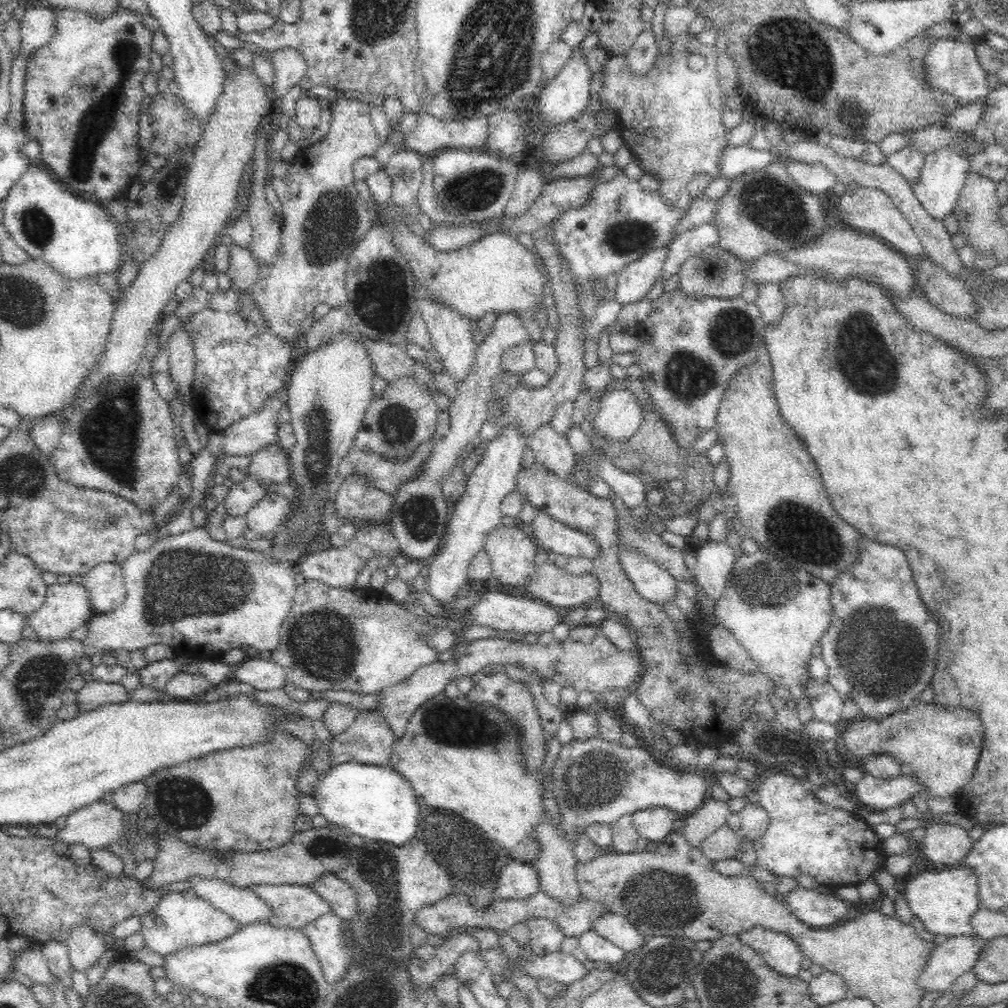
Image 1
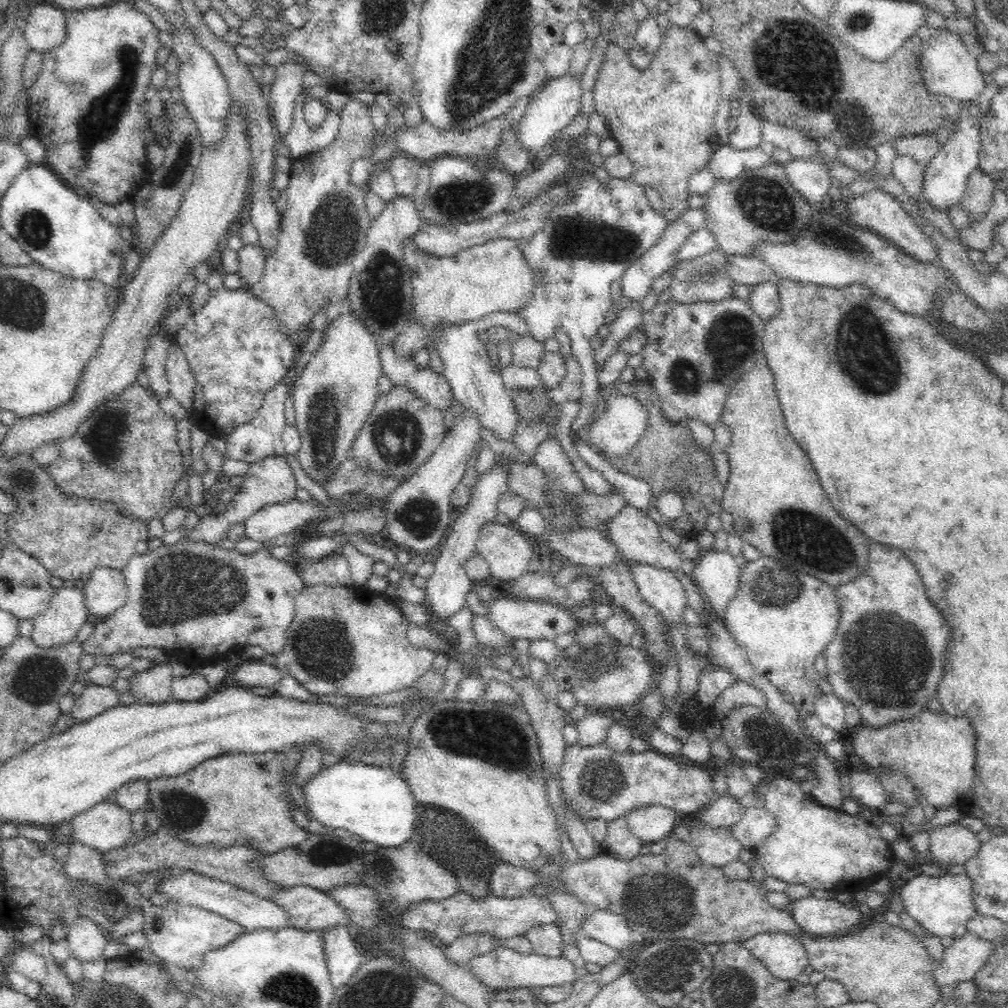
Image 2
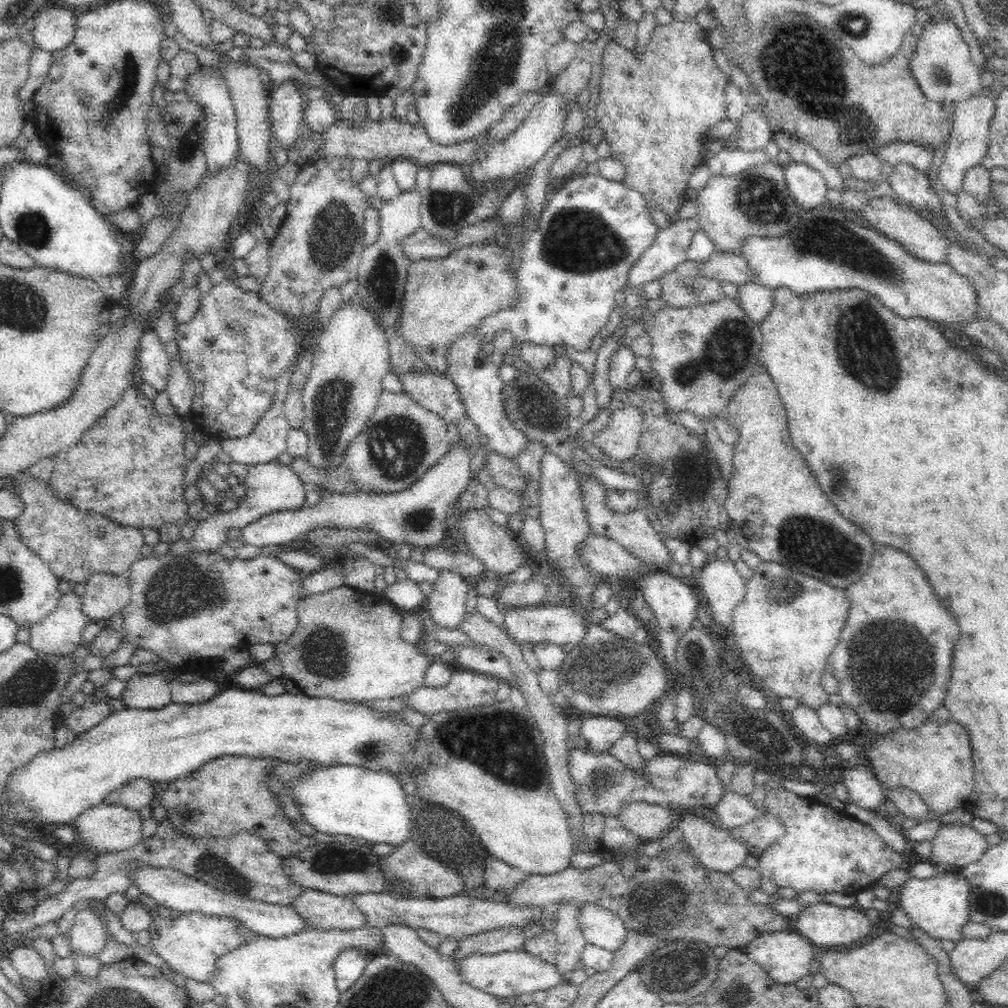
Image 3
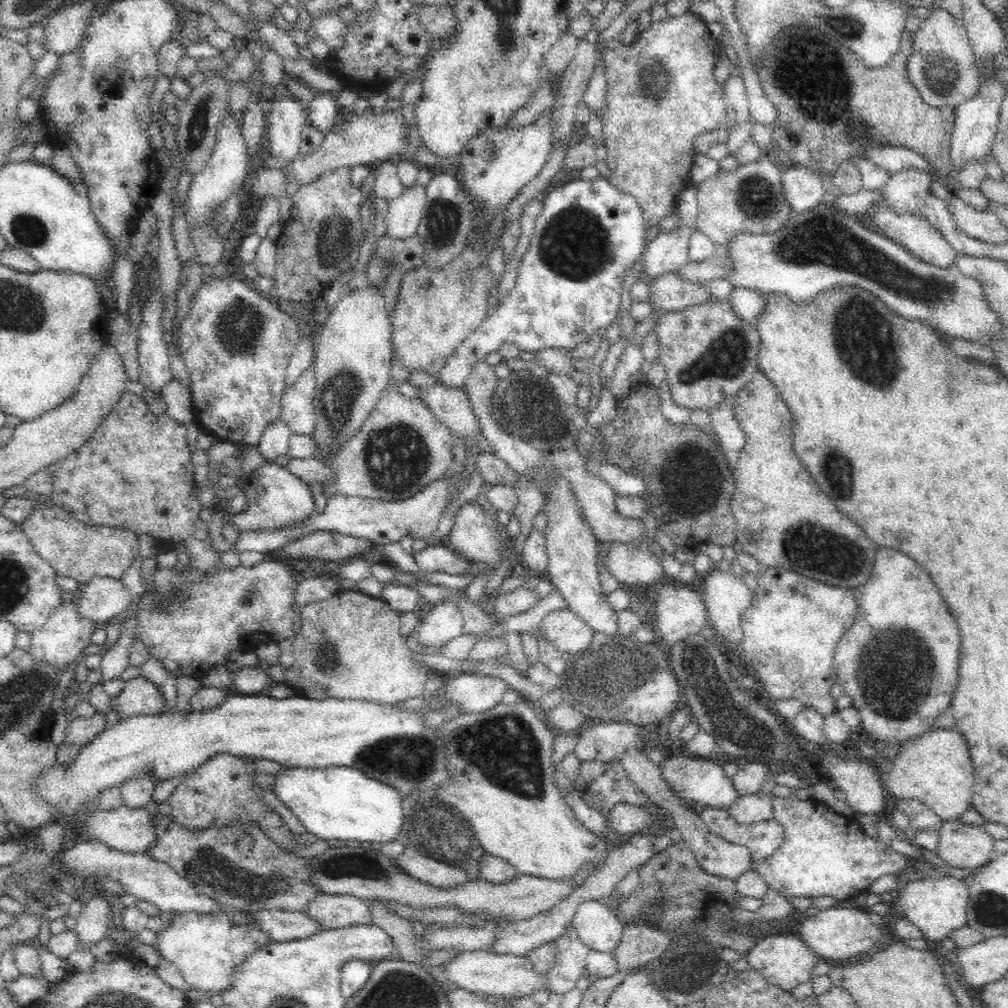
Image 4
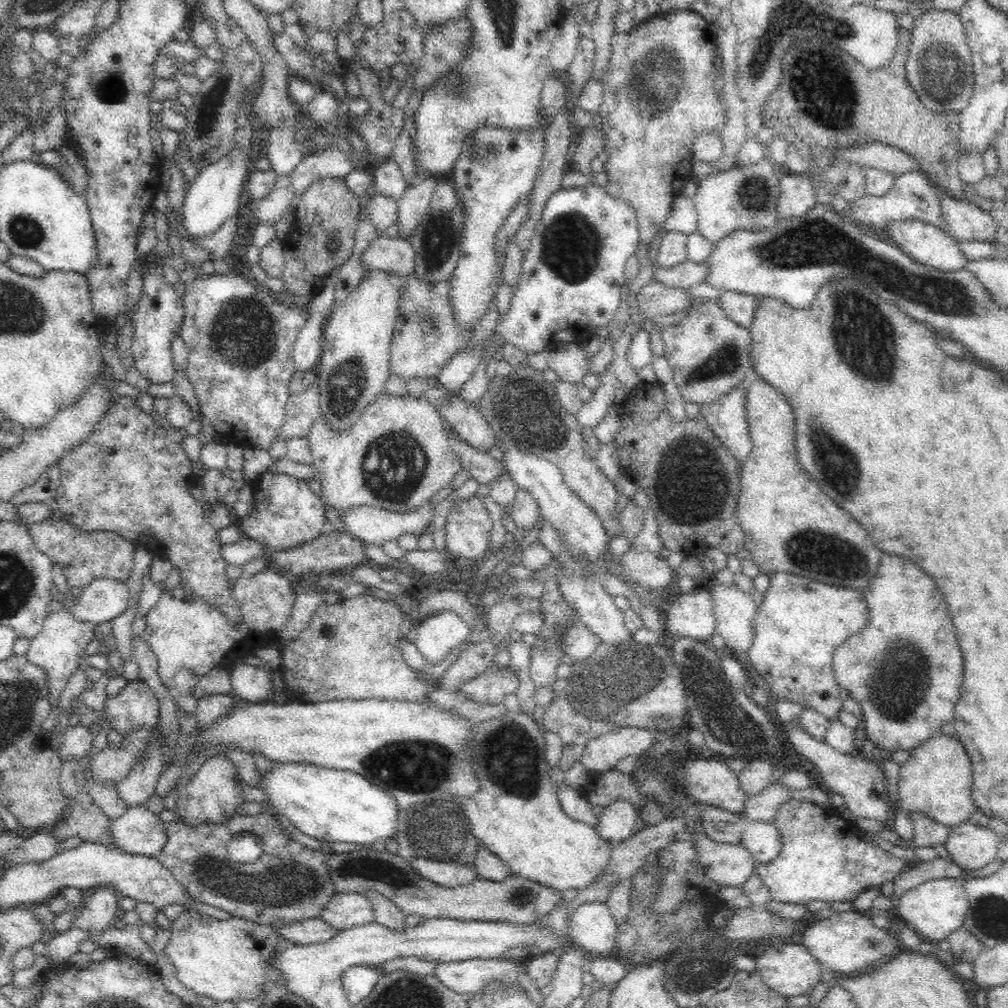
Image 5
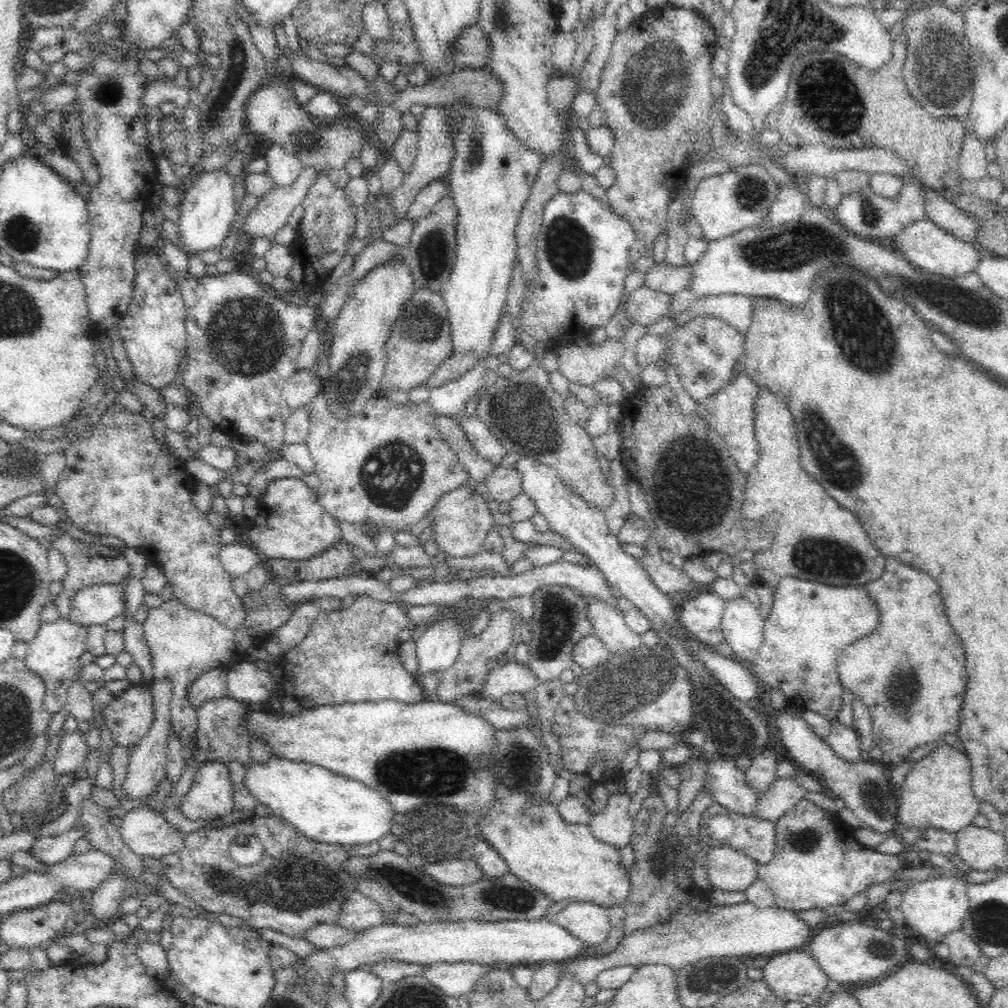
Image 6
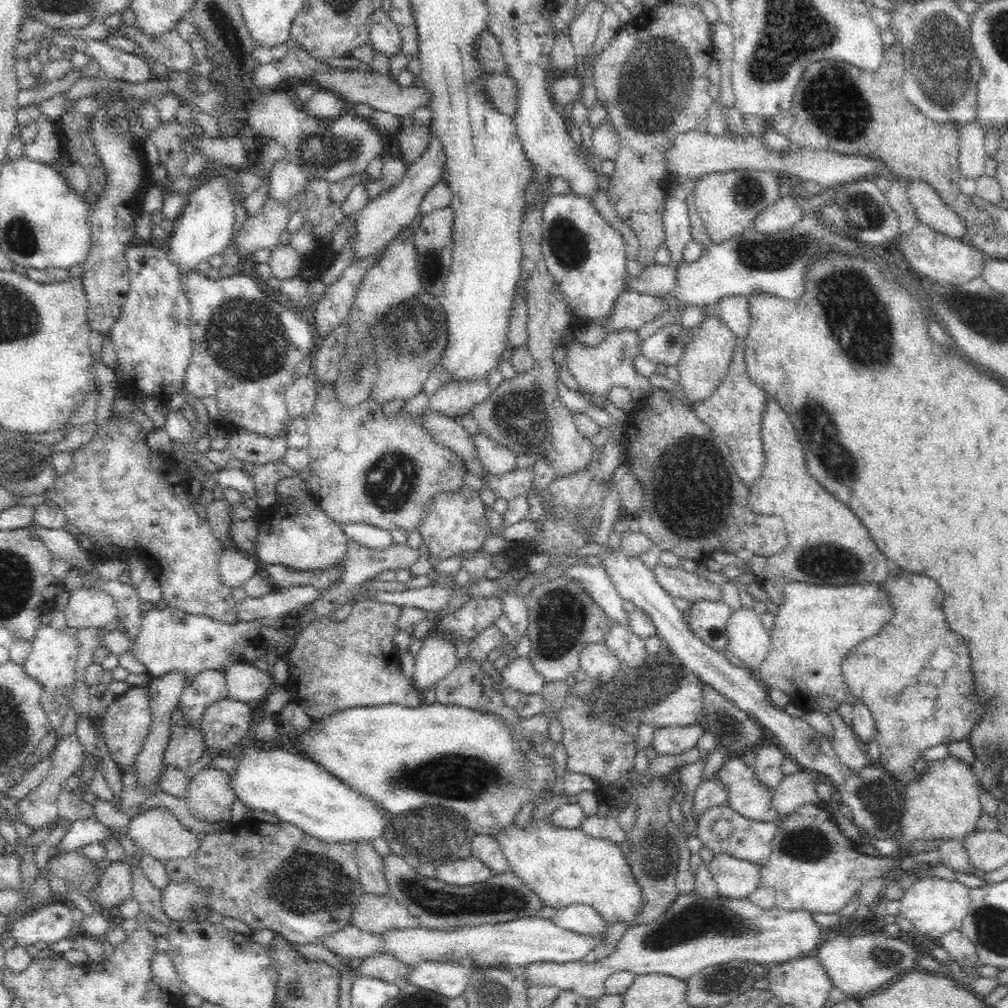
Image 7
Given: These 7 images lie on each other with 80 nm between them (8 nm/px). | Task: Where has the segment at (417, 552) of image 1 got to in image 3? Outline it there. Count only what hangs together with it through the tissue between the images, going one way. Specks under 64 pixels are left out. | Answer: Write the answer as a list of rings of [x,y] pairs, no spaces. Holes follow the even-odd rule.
[[[464,444],[452,447],[444,458],[430,467],[424,478],[414,487],[399,493],[378,495],[374,493],[354,492],[342,494],[324,490],[321,501],[316,505],[301,508],[298,512],[278,512],[270,514],[241,529],[240,545],[265,547],[292,545],[308,536],[316,529],[356,530],[376,534],[380,540],[392,542],[396,547],[401,543],[430,548],[443,543],[446,532],[446,511],[450,504],[469,484],[468,453]]]

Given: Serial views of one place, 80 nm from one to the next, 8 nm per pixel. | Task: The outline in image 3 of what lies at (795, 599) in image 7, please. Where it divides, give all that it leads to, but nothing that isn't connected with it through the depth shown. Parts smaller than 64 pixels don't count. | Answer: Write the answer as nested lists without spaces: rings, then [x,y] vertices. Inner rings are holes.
[[[774,562],[761,563],[762,564],[754,571],[754,579],[751,582],[746,583],[746,591],[748,591],[746,600],[734,609],[733,646],[738,649],[738,653],[740,654],[740,657],[742,657],[742,662],[744,663],[746,670],[754,674],[758,680],[762,680],[759,689],[763,690],[772,700],[786,697],[795,698],[798,700],[799,706],[808,707],[817,711],[822,705],[830,703],[830,699],[828,699],[830,698],[830,695],[824,690],[822,678],[829,667],[830,656],[832,656],[832,652],[834,652],[834,648],[836,648],[838,644],[840,630],[842,630],[844,624],[846,624],[846,616],[848,616],[848,610],[851,605],[850,597],[848,597],[848,594],[844,589],[832,587],[824,582],[811,578],[810,576],[803,575],[798,571],[785,568],[782,564],[775,564]]]

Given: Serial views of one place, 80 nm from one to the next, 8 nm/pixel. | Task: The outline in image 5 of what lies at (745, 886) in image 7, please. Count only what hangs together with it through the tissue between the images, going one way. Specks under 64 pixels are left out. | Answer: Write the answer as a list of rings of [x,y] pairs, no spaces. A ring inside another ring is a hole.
[[[700,822],[695,824],[695,857],[713,883],[728,888],[741,886],[755,873],[756,862],[744,847],[710,840]]]

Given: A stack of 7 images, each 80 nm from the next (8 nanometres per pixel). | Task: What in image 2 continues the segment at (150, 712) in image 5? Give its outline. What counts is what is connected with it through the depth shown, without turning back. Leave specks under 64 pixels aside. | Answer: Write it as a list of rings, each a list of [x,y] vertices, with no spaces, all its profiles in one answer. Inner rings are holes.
[[[163,663],[128,678],[129,692],[140,704],[162,704],[172,701],[171,664]]]

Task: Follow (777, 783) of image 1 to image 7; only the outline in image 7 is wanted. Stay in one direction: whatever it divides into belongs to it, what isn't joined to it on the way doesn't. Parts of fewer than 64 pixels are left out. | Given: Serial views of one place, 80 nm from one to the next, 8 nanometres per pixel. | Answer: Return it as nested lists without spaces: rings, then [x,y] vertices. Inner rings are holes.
[[[819,806],[798,808],[779,827],[768,864],[761,867],[759,886],[772,888],[775,906],[788,912],[809,910],[838,915],[864,882],[887,874],[895,859],[857,852],[857,846],[844,837],[833,815]]]

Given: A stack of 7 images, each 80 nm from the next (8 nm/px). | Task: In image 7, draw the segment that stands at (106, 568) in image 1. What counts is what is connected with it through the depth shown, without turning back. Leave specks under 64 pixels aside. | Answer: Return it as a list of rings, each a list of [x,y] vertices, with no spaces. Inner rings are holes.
[[[82,587],[70,592],[64,608],[65,621],[73,629],[102,628],[110,626],[117,617],[113,599],[95,587]]]

